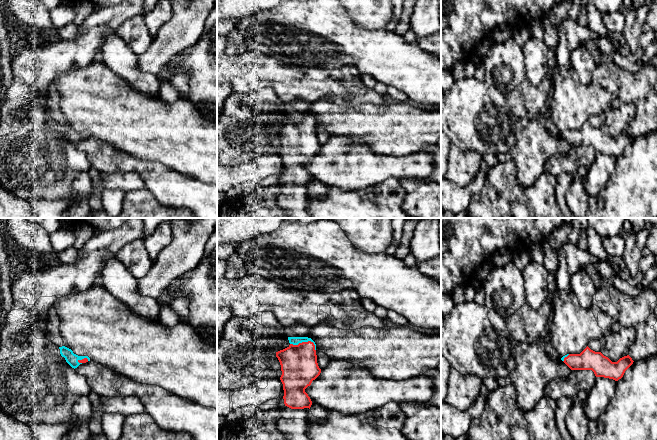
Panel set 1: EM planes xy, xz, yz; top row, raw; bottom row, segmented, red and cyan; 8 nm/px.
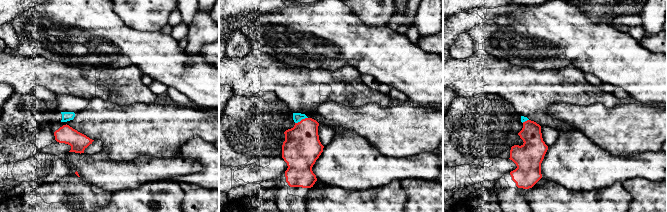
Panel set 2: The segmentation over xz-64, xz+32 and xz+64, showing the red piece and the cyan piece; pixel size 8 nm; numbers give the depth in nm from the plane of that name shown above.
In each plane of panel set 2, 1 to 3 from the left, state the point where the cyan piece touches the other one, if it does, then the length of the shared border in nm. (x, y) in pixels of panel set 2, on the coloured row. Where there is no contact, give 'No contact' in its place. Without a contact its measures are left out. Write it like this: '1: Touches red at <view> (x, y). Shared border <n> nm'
1: No contact
2: Touches red at xz+32 (301, 120). Shared border 120 nm
3: Touches red at xz+64 (525, 121). Shared border 60 nm

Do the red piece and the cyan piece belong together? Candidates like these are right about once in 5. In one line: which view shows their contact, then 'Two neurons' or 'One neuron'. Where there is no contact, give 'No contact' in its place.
Touches red in xz. One neuron

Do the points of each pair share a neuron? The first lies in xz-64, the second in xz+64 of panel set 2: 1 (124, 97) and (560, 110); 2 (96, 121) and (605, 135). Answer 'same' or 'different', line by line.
1: different
2: same

